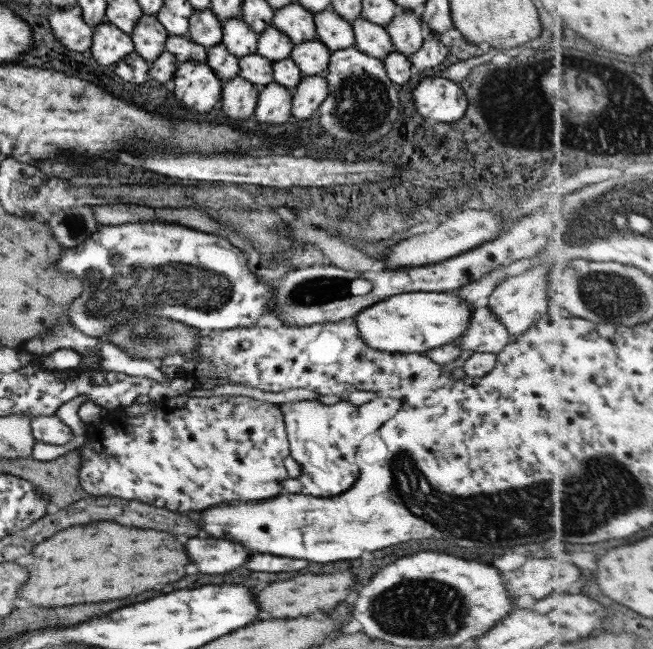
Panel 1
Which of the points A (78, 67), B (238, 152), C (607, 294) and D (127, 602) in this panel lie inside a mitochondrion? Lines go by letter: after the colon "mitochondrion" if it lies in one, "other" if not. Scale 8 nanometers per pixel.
A: other
B: other
C: mitochondrion
D: other

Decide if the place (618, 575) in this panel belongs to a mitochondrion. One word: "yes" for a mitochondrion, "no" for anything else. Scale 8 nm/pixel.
no

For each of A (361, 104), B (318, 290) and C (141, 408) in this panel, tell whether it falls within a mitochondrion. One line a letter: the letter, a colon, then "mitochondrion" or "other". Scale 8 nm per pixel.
A: mitochondrion
B: mitochondrion
C: other

